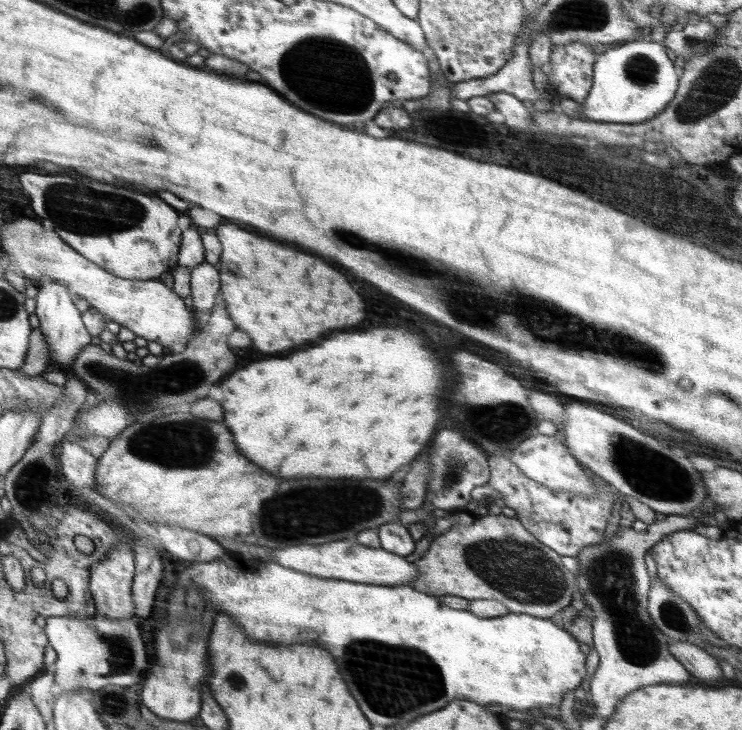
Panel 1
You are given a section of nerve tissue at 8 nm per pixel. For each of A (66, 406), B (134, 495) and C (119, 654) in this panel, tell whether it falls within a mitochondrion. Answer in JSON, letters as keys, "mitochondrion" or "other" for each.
{"A":"other","B":"other","C":"mitochondrion"}

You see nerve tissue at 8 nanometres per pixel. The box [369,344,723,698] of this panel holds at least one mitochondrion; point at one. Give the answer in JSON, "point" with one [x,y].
{"point":[610,574]}

